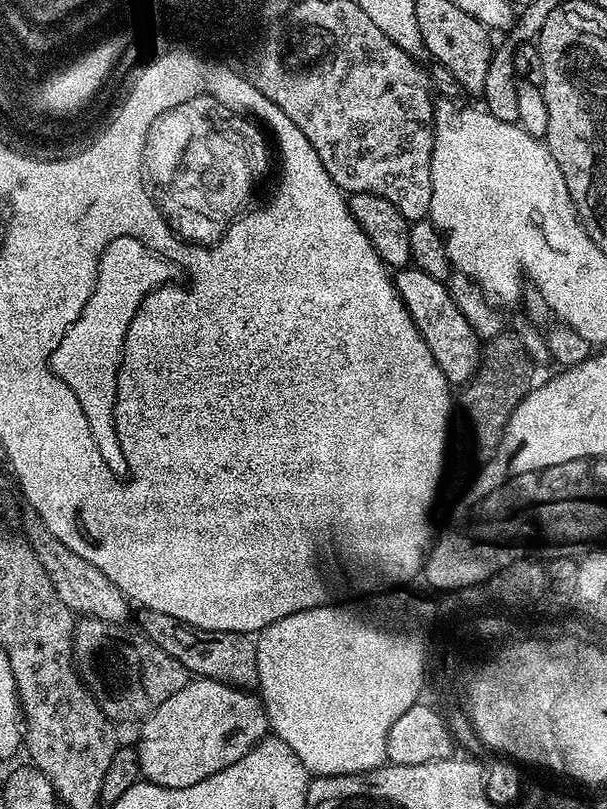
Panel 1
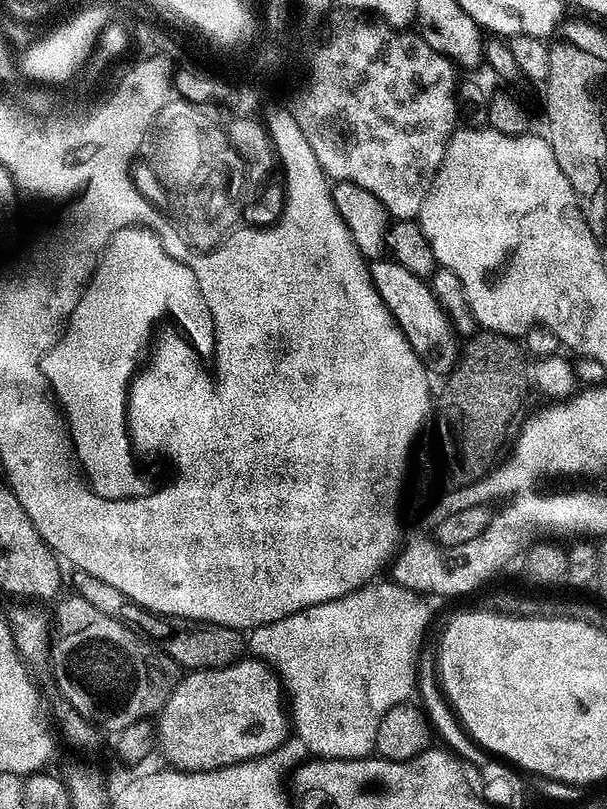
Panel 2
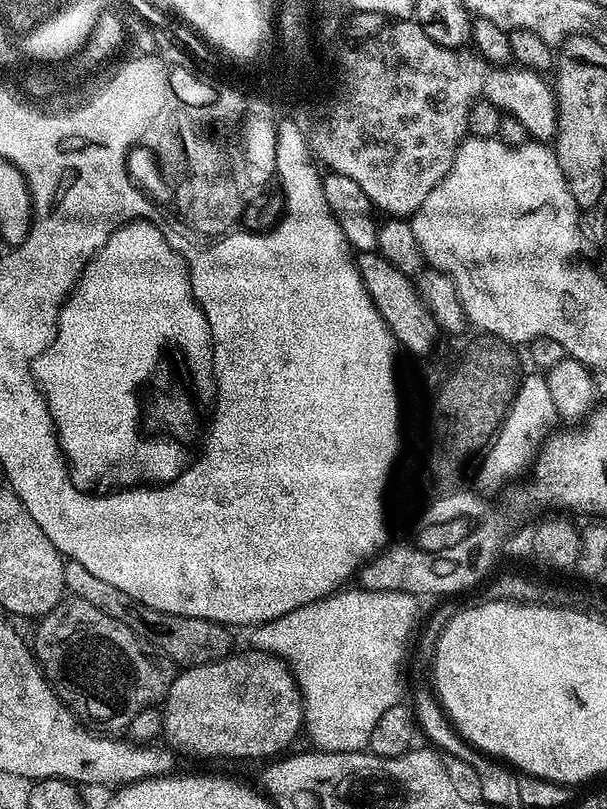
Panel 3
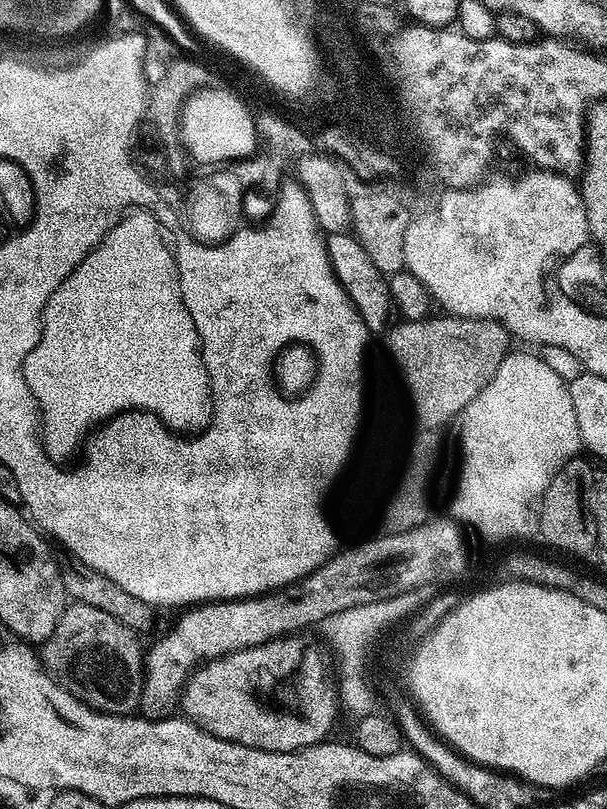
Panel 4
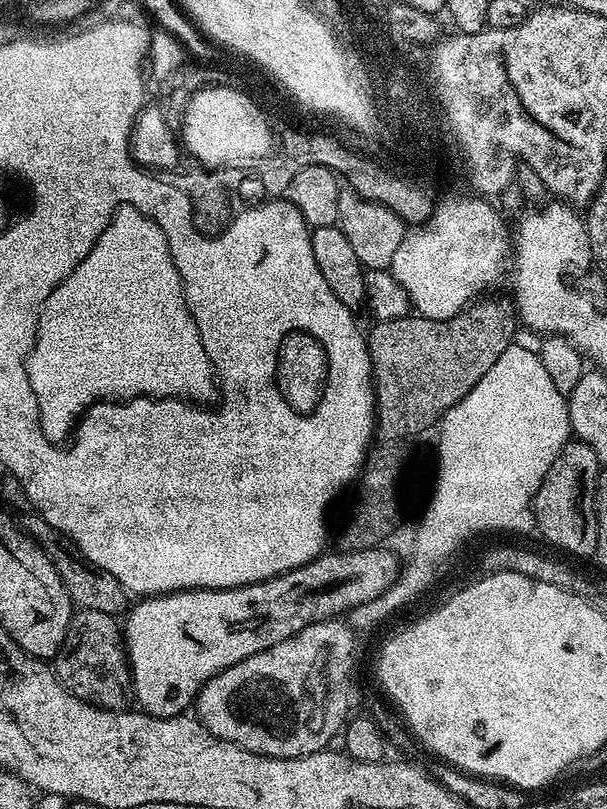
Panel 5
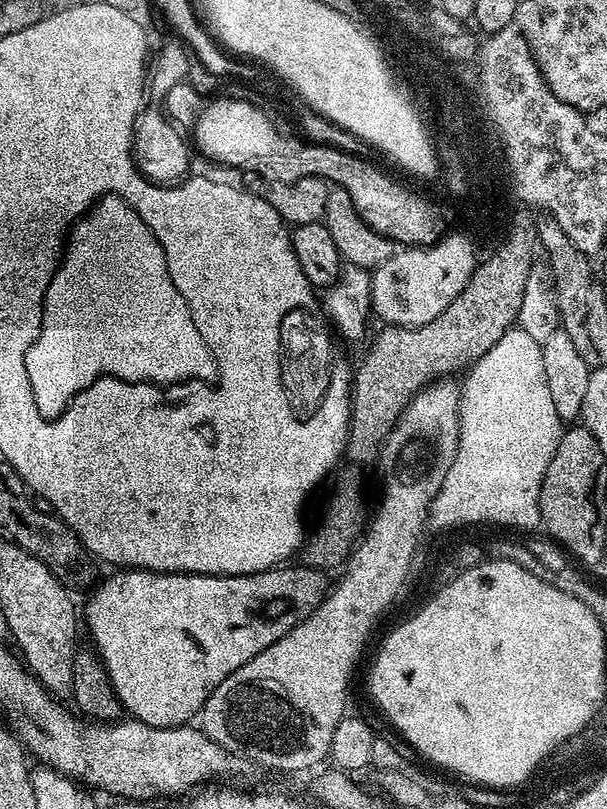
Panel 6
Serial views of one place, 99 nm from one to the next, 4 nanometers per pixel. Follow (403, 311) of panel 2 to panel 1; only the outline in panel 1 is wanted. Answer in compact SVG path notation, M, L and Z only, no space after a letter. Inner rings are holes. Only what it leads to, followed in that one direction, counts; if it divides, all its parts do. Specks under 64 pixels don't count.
M414 266L399 269L395 273L394 283L414 326L418 326L426 346L430 346L430 354L434 354L438 370L442 370L449 385L467 384L480 369L482 341L474 334L474 326L466 322L466 314L458 310L458 302L454 302L454 298L448 292L448 284L430 278L430 274L422 274L422 270Z

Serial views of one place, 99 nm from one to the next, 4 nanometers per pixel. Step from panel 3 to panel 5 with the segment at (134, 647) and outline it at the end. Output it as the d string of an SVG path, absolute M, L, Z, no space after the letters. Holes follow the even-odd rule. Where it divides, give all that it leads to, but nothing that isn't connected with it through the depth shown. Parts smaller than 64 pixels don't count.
M85 608L73 611L64 645L54 657L54 671L67 692L99 708L124 710L133 699L132 665L128 662L122 628L117 617L110 614Z

